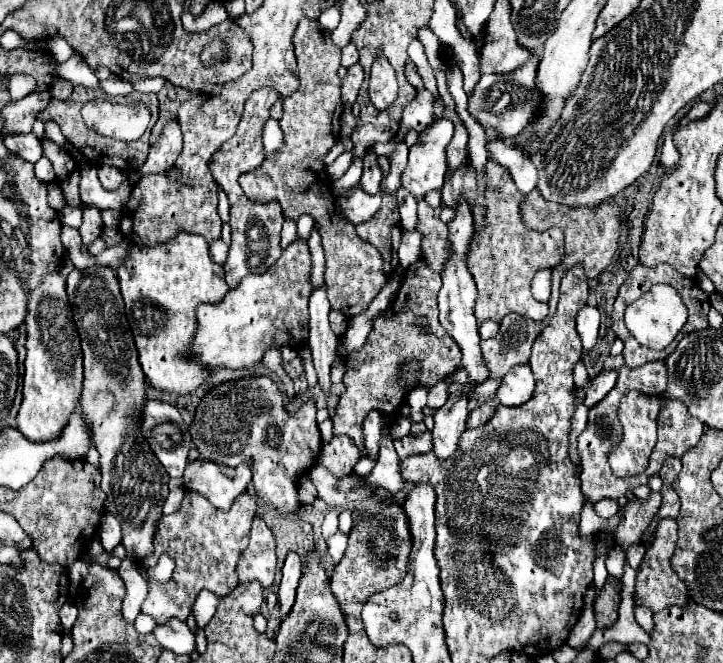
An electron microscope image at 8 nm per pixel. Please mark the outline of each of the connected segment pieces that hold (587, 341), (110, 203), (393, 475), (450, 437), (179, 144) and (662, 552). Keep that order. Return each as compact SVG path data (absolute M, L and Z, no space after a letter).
M583 307L583 311L577 315L577 333L583 341L583 351L591 351L599 339L599 319L601 311L597 307Z
M87 167L81 171L79 191L81 191L81 203L83 205L97 205L97 209L101 209L101 211L103 209L121 211L125 207L125 201L129 201L131 189L133 187L129 185L129 181L123 181L121 189L107 191L107 189L103 189L95 167Z
M385 437L379 445L379 461L375 469L369 473L367 481L375 487L381 487L389 491L391 495L401 493L407 485L407 481L401 477L401 459L393 447L391 437Z
M467 389L459 395L451 395L449 401L435 413L433 427L433 453L445 461L449 459L459 445L461 435L467 431L467 403L455 403L457 397L467 397Z
M171 121L159 141L149 149L149 157L145 161L145 165L137 171L141 171L143 175L149 175L149 173L165 173L167 169L171 169L179 157L183 149L183 135L181 135L181 129L179 129L179 123L177 121Z
M659 519L655 531L653 531L653 541L647 545L645 557L637 569L637 583L635 583L635 593L633 593L633 601L637 605L645 605L649 607L653 613L659 613L661 609L667 607L685 607L691 597L685 589L685 583L675 575L675 571L669 567L669 559L673 555L677 543L677 521L675 519Z

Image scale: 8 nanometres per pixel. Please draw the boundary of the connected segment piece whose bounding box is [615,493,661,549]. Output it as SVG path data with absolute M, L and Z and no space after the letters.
M653 493L649 501L633 499L625 505L625 517L615 531L615 541L619 547L627 549L643 539L643 533L651 527L657 511L661 507L661 493Z

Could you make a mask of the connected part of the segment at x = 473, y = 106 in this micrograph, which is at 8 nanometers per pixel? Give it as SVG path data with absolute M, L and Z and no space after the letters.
M533 55L521 69L507 73L507 75L481 75L479 83L469 95L469 113L477 119L477 123L493 125L501 137L515 137L523 129L527 129L533 113L537 111L539 95L535 91L535 71L537 71L539 57Z

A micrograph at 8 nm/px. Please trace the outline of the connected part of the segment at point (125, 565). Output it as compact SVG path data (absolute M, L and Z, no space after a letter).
M123 559L119 567L119 575L123 577L127 585L127 603L123 603L123 619L127 623L133 623L135 617L141 613L141 605L148 594L148 585L145 577L139 573L137 565L129 559Z

